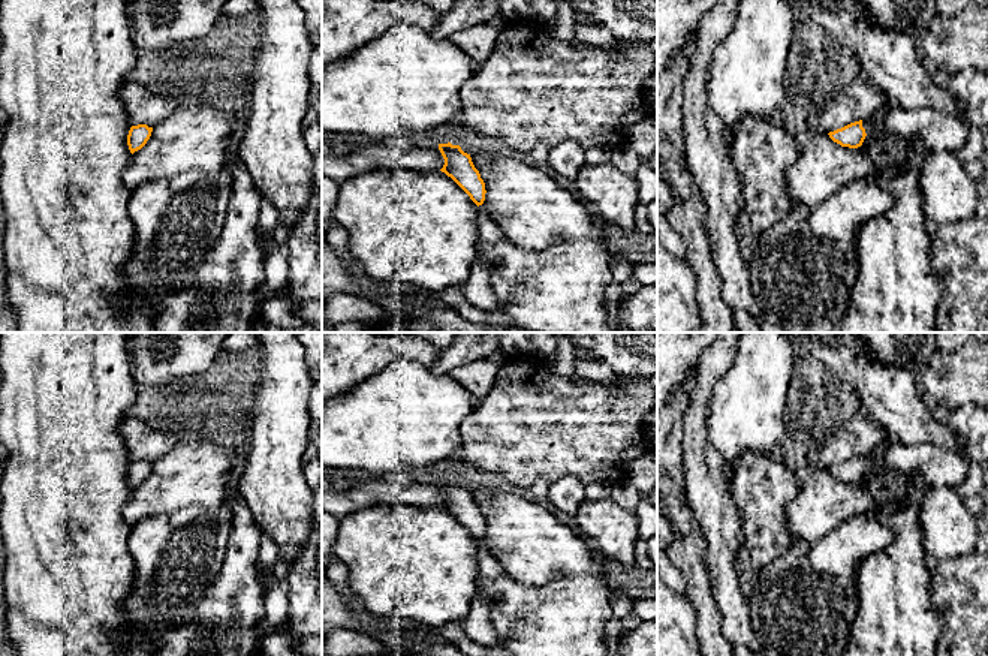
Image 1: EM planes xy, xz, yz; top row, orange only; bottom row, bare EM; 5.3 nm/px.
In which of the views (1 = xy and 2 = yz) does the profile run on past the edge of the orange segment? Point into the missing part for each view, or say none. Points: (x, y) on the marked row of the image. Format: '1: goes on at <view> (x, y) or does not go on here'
1: does not go on here
2: goes on at yz (870, 128)

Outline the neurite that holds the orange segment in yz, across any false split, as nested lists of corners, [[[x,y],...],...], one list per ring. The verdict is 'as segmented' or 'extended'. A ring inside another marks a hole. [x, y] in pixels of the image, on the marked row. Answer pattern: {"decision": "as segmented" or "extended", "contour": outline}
{"decision": "extended", "contour": [[[868,118],[850,123],[841,129],[829,132],[829,138],[841,147],[858,148],[868,135],[876,135],[877,126]]]}

